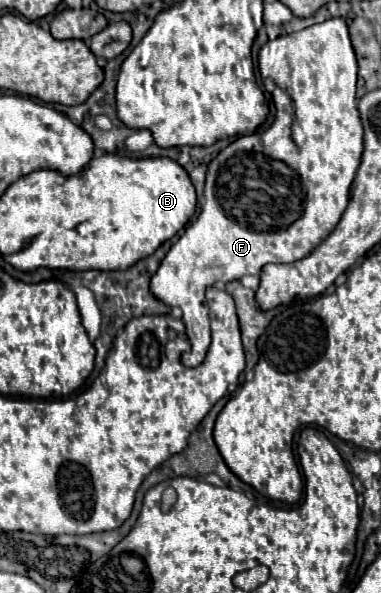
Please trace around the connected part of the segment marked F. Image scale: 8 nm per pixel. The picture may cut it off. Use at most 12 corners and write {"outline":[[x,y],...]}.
{"outline":[[342,18],[262,46],[276,120],[208,166],[152,276],[210,346],[204,290],[308,256],[362,156]]}

